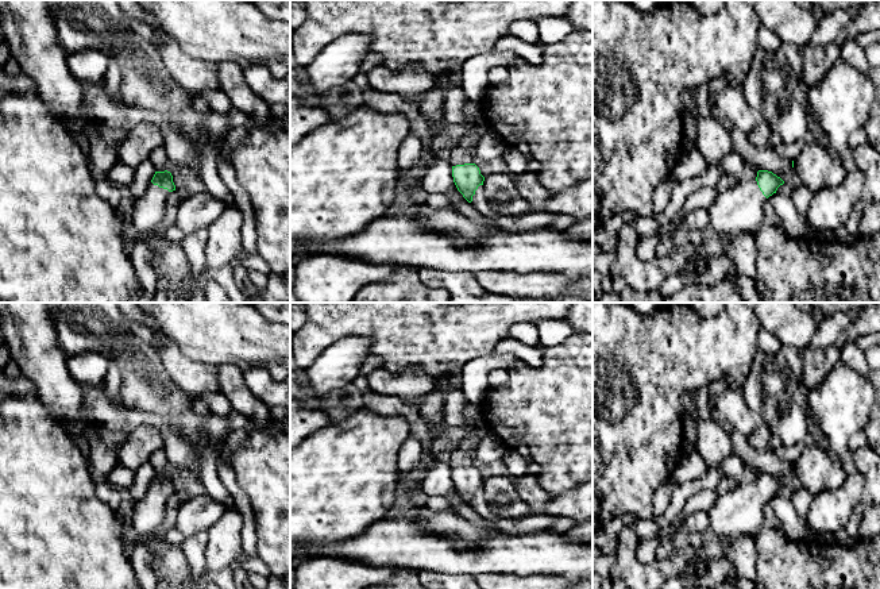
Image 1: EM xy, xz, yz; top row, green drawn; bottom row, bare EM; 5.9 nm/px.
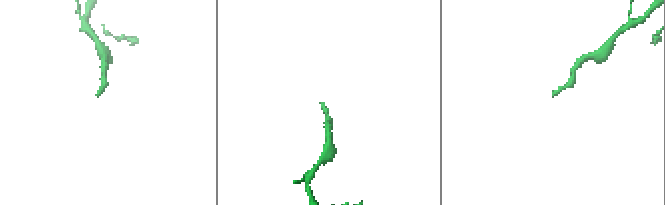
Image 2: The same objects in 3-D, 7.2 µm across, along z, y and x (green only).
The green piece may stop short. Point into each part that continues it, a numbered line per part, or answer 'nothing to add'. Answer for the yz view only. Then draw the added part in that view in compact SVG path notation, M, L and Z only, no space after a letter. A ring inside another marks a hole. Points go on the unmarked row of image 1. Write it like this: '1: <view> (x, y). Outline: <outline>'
1: yz (740, 512). Outline: M756 482L734 484L709 509L709 530L725 543L756 536L763 530L765 504Z

